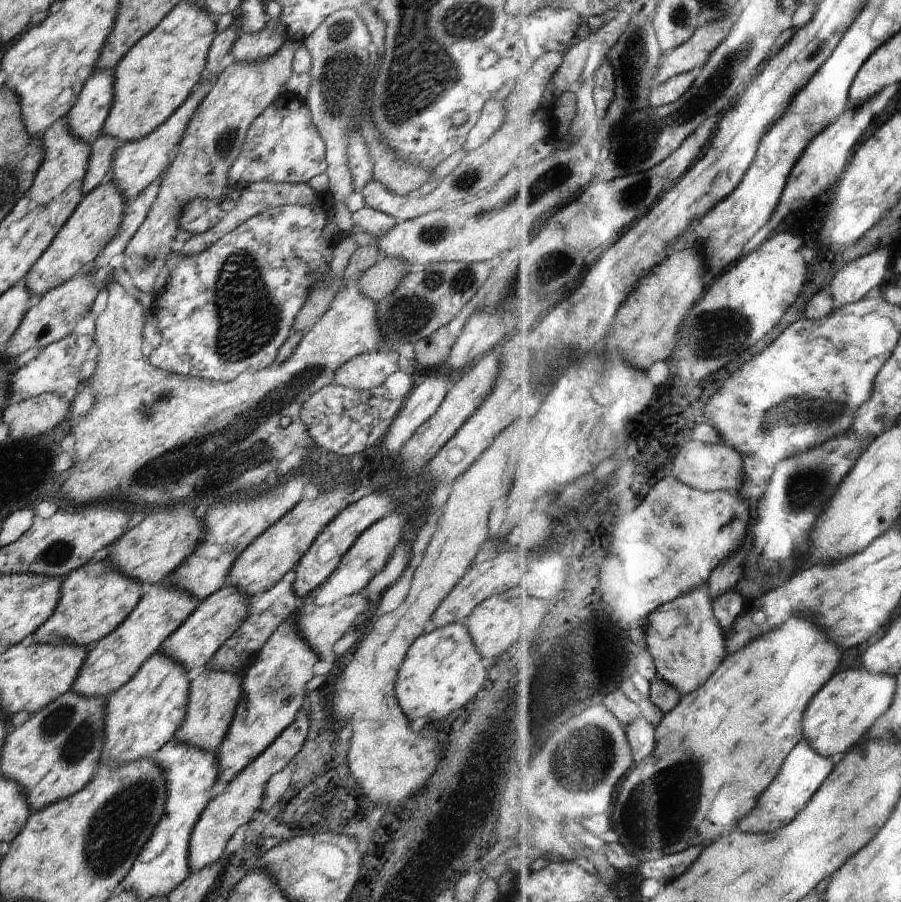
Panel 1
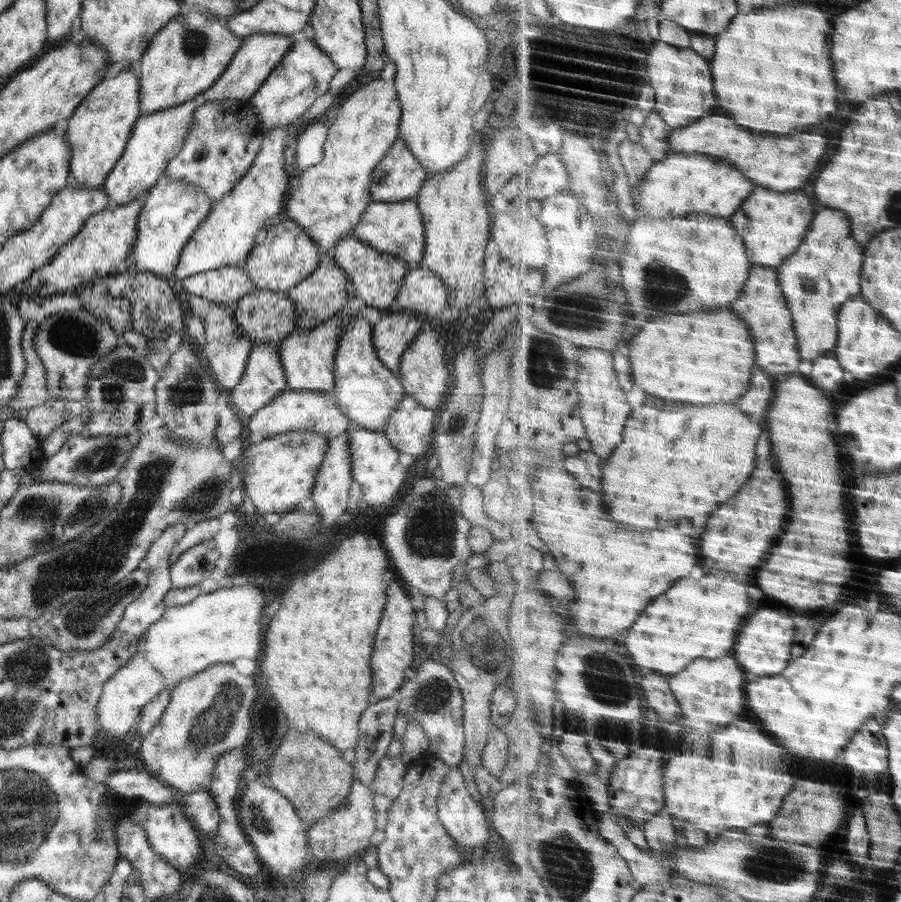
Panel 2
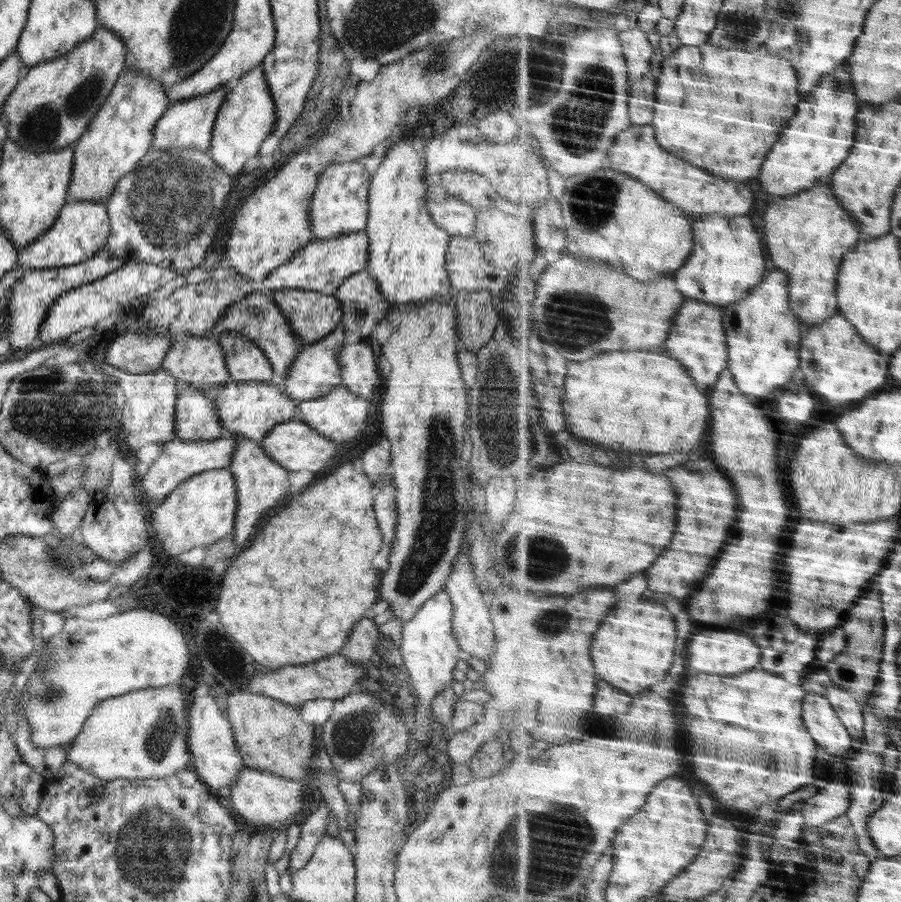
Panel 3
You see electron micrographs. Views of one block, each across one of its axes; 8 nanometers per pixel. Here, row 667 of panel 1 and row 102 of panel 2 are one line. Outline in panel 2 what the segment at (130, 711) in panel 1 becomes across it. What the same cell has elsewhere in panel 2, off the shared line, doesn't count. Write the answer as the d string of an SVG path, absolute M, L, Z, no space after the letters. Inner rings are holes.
M198 8L183 9L182 13L170 19L157 32L140 57L140 62L138 62L140 115L174 107L200 96L220 78L242 42L243 40L235 36L226 25L220 23L220 18L214 13L206 13Z

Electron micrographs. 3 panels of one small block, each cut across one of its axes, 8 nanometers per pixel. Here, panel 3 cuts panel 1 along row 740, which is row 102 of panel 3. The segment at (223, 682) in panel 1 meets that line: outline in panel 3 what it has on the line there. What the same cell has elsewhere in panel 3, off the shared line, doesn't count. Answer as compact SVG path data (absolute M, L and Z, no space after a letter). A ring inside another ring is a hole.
M223 87L217 88L208 94L195 96L195 98L182 99L170 103L169 107L160 116L153 128L151 150L171 150L171 148L195 148L207 152L212 138L212 129L219 111L224 102Z

